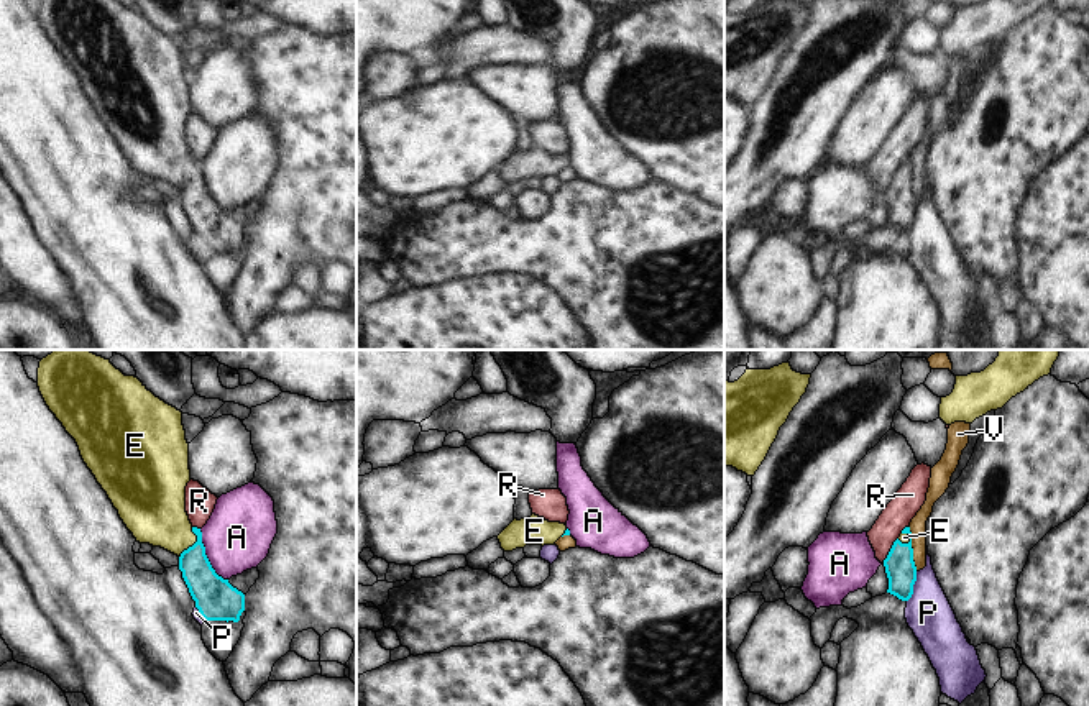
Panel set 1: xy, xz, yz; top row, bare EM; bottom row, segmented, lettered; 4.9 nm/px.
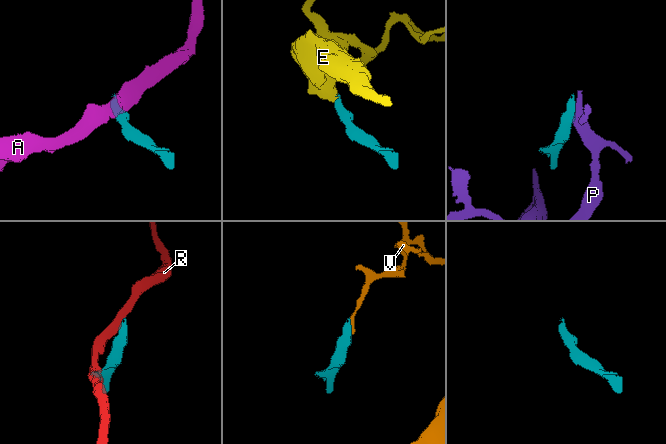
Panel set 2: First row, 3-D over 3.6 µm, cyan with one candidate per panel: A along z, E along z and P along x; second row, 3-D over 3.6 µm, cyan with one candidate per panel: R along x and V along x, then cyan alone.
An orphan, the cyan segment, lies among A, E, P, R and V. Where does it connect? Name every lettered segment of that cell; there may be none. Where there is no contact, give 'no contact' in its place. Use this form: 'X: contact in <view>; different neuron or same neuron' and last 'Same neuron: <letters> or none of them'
A: contact in xy; different neuron
E: contact in xy; same neuron
P: contact in yz; different neuron
R: contact in yz; different neuron
V: contact in yz; different neuron
Same neuron: E

